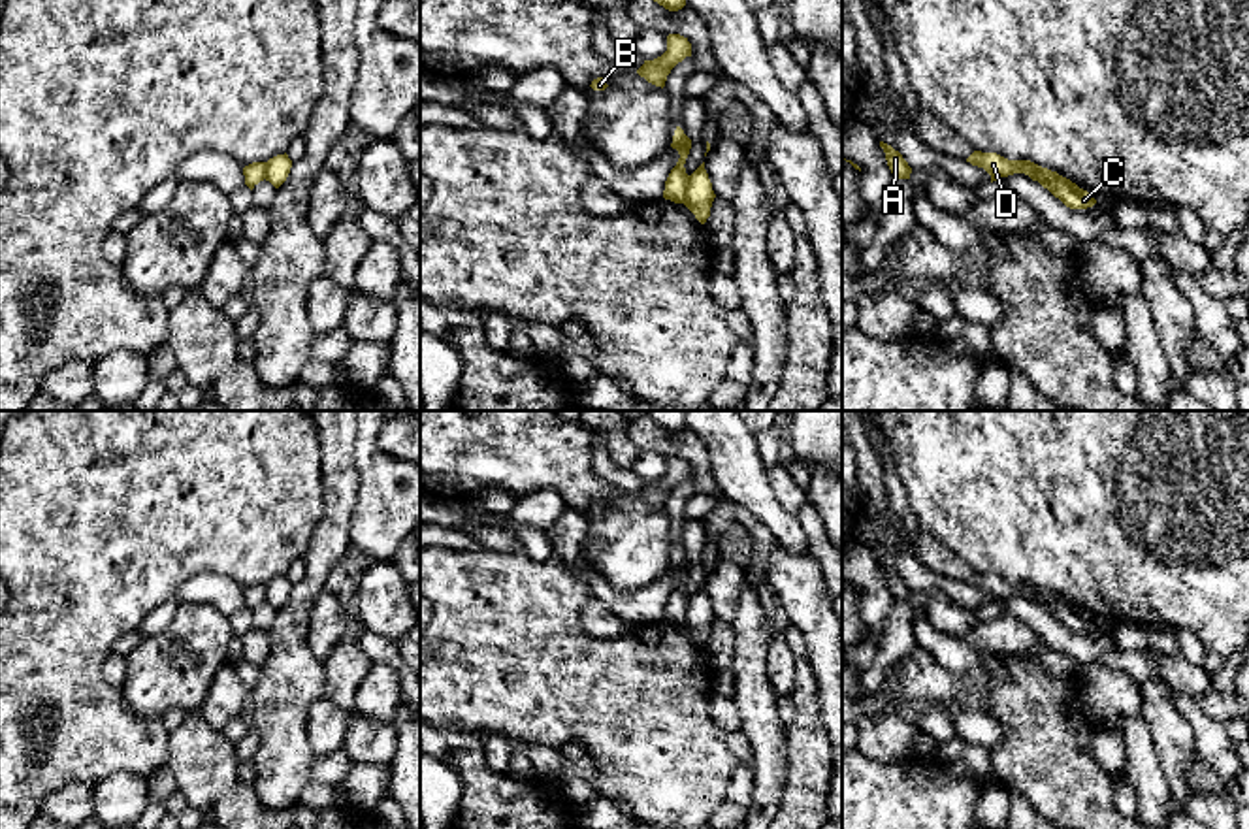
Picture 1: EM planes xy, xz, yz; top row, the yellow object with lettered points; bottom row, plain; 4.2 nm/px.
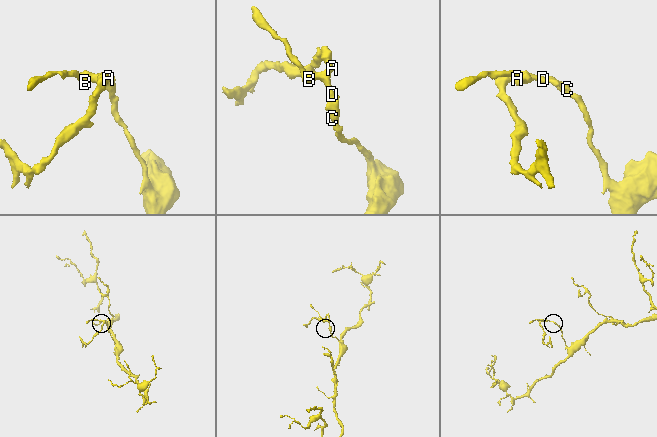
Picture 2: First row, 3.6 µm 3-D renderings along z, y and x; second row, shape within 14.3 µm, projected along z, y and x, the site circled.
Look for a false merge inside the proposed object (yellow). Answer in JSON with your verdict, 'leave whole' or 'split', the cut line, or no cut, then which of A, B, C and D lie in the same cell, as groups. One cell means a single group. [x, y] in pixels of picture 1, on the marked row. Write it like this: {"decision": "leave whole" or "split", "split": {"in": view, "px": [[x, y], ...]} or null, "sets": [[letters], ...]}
{"decision": "split", "split": {"in": "xz", "px": [[690, 176], [682, 202]]}, "sets": [["A", "B", "D"], ["C"]]}

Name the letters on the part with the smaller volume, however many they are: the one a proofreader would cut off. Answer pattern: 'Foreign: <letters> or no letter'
Foreign: A, B, D

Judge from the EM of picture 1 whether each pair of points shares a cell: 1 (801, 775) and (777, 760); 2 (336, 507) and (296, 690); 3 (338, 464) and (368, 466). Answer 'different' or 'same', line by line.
1: different
2: same
3: different

